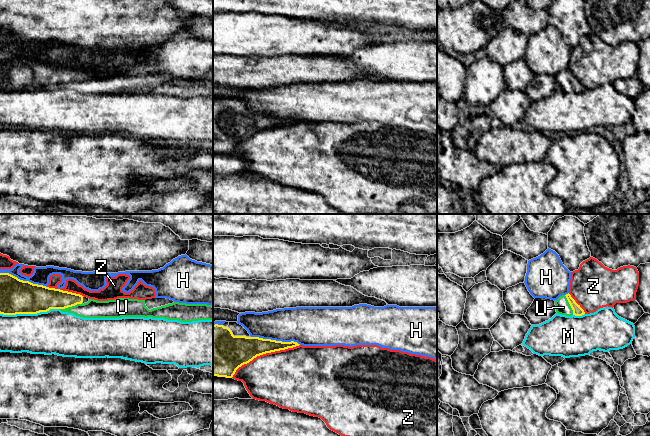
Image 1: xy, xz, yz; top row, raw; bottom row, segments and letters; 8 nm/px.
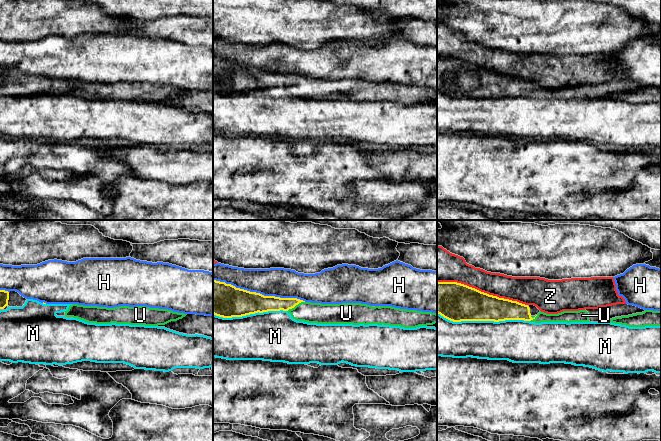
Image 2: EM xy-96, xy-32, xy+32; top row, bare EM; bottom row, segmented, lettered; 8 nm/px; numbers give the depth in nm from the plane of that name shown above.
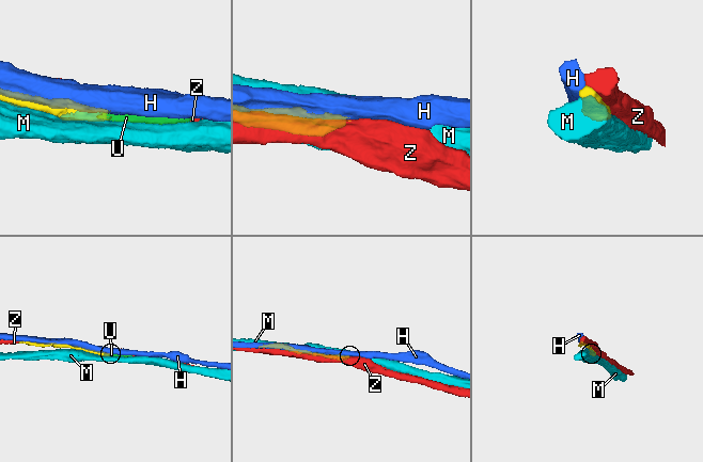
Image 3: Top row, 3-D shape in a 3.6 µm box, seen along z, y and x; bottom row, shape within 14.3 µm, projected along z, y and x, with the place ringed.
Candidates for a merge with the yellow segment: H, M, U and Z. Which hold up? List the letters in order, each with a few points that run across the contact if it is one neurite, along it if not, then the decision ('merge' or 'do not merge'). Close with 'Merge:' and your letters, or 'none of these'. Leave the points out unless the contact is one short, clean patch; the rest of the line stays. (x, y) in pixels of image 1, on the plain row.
H: do not merge
M: do not merge
U: line xy (41, 74), (61, 75), (71, 82), (79, 85), (92, 85); merge
Z: do not merge
Merge: U

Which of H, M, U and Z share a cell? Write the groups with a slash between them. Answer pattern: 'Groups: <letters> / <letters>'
Groups: H / M / U / Z

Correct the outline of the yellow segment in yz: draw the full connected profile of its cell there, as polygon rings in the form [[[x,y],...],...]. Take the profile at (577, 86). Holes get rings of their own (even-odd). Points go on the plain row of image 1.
[[[568,69],[560,72],[555,76],[556,88],[566,92],[582,92],[585,90],[584,86],[578,81],[575,76]]]

